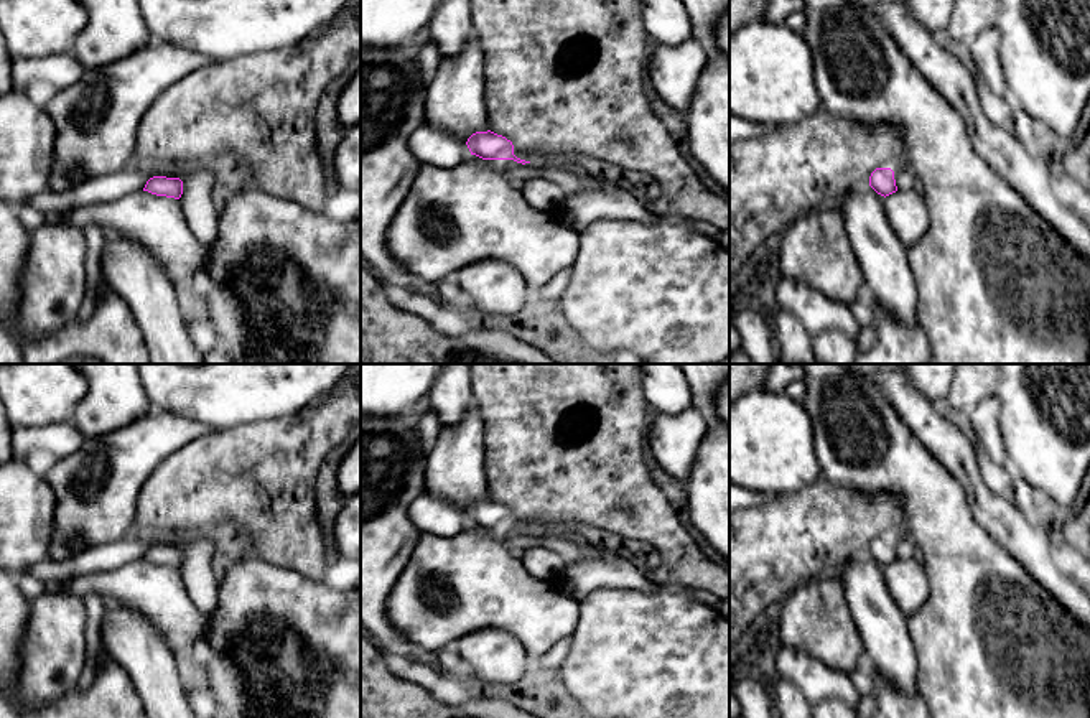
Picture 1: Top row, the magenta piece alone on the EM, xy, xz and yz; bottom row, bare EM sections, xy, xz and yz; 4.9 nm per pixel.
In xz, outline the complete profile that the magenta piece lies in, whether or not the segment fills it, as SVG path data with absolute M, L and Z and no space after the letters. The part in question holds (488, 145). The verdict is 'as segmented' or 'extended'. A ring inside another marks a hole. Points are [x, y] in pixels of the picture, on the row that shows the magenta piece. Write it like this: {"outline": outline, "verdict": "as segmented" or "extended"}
{"outline": "M491 130L473 133L466 145L471 155L476 155L482 160L514 160L522 165L530 163L514 155L514 145L510 140Z", "verdict": "as segmented"}

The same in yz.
{"outline": "M876 168L869 176L869 186L884 198L896 193L894 171L891 168Z", "verdict": "as segmented"}

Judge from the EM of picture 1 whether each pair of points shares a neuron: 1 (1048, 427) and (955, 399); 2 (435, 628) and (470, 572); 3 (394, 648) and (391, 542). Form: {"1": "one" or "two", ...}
{"1": "one", "2": "one", "3": "one"}

